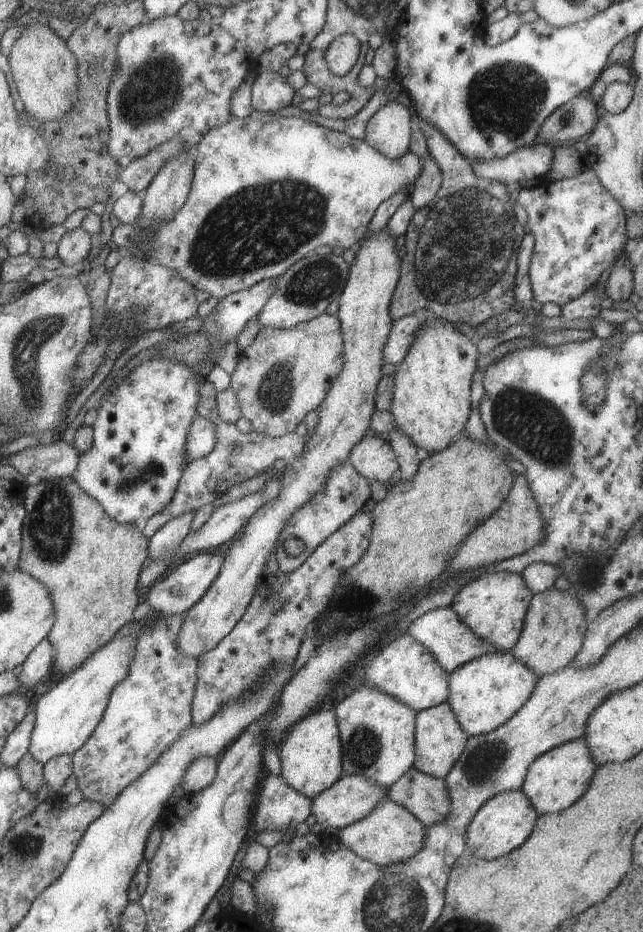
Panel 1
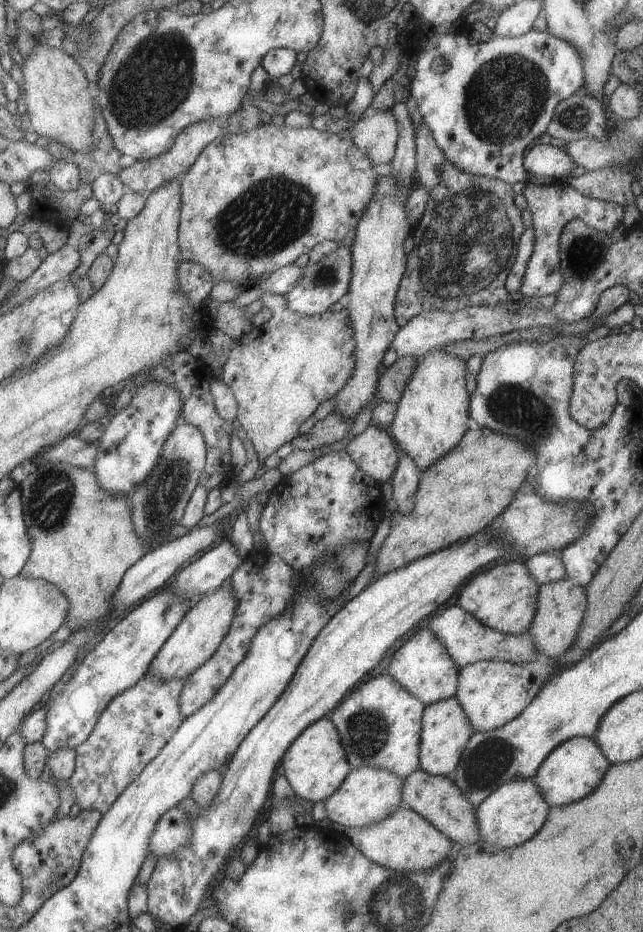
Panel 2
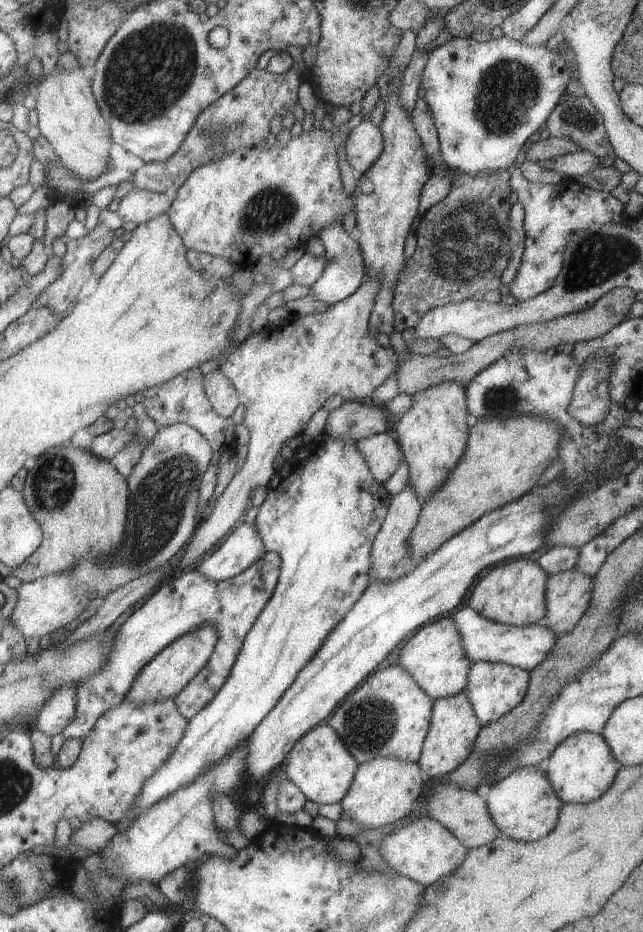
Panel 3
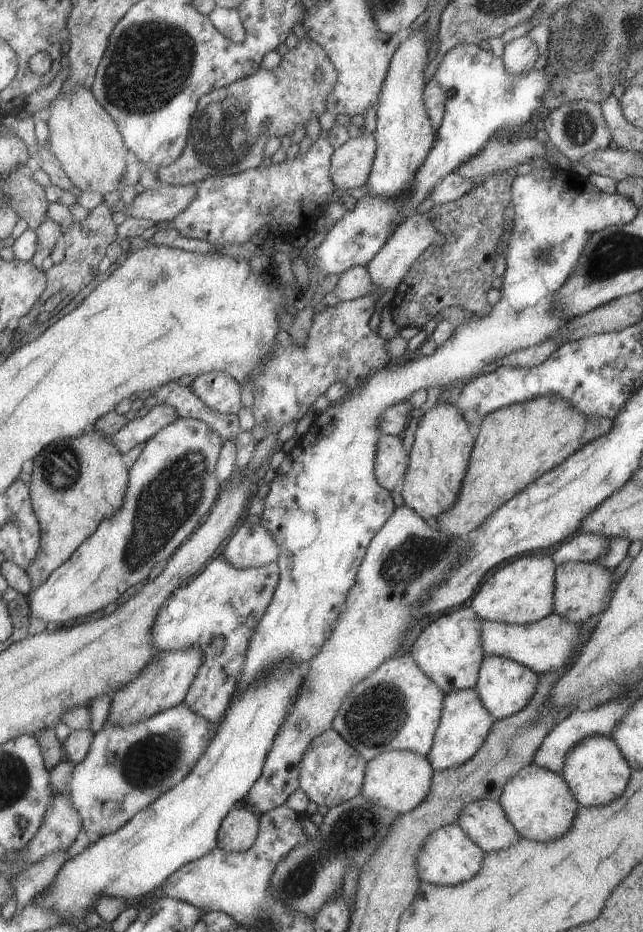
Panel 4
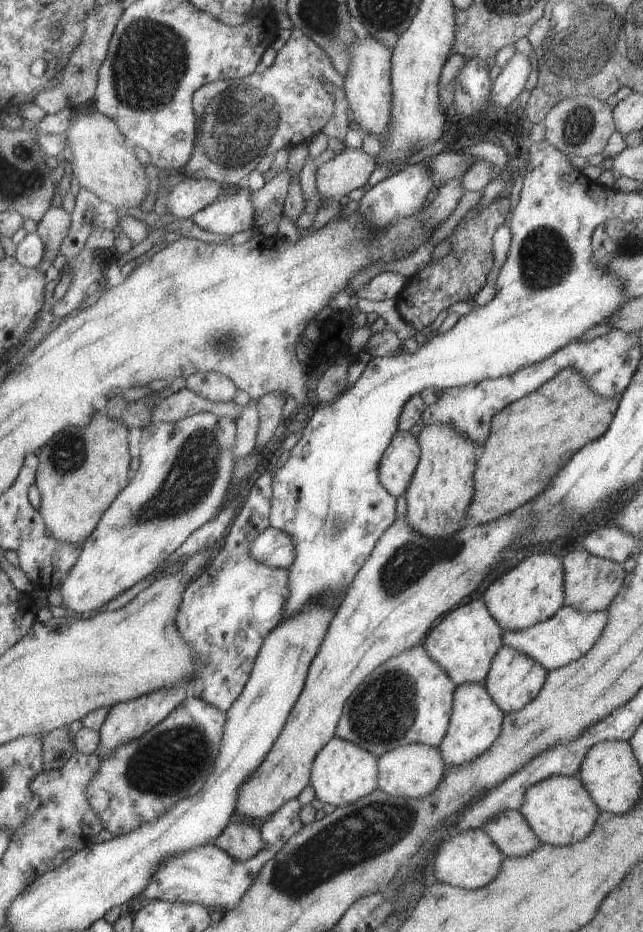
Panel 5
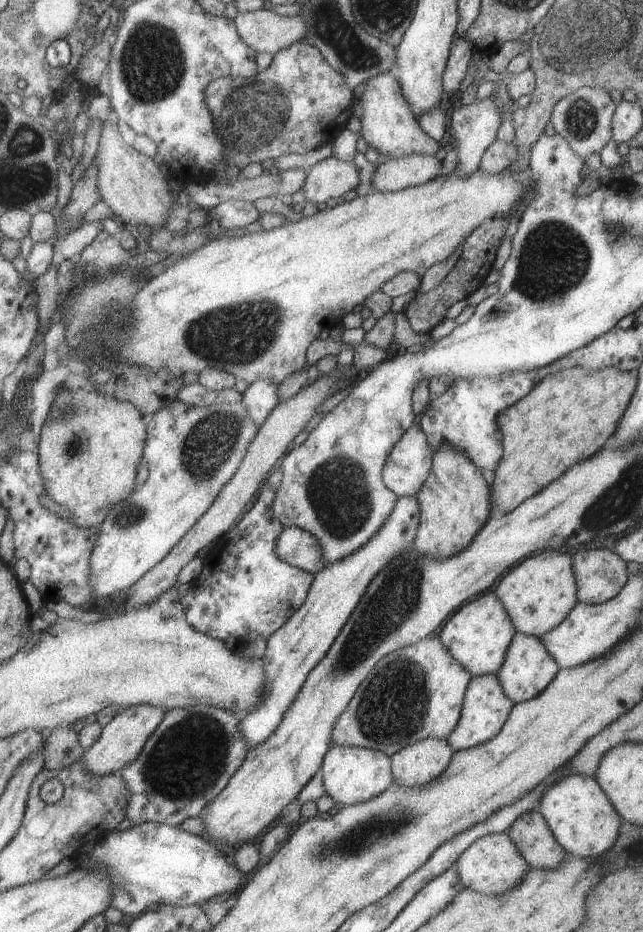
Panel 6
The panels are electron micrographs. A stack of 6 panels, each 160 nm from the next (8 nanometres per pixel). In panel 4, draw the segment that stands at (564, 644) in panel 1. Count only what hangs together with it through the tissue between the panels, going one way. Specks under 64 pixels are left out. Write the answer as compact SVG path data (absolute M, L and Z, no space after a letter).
M565 562L556 566L553 578L552 613L567 622L580 624L591 616L606 610L615 585L615 574L611 569L601 568L597 562Z

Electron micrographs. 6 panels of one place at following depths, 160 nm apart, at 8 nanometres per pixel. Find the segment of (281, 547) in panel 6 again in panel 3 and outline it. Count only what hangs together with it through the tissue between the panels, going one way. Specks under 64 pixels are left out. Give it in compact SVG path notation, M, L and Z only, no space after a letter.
M240 522L208 558L196 564L195 571L217 582L239 574L266 552L254 525Z

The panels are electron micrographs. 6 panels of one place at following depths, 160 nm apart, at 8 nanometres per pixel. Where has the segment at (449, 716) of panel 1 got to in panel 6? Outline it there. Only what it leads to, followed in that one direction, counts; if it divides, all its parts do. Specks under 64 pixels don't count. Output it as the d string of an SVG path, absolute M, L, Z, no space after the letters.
M494 674L473 675L464 692L461 716L451 734L446 738L453 752L477 746L493 738L493 735L501 730L513 705L514 702L510 701L508 696L505 696L499 679Z

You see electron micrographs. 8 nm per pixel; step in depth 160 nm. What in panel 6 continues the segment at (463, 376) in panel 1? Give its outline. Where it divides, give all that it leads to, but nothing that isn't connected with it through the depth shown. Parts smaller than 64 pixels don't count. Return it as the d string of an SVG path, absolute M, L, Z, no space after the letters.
M449 445L434 450L429 474L414 497L419 503L420 517L411 548L434 561L464 551L487 522L492 508L490 488L479 469L463 452Z

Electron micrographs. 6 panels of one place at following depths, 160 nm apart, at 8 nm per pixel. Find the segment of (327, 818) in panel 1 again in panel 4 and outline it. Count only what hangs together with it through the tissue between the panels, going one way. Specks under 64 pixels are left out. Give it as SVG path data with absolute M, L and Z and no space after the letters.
M409 750L385 752L366 762L360 795L373 806L401 815L416 808L428 796L432 773L426 756Z

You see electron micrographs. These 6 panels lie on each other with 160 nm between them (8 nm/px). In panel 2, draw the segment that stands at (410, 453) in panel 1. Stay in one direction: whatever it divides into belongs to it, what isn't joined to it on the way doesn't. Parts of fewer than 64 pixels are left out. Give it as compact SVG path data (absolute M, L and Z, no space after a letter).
M399 451L399 461L389 481L393 489L392 500L388 504L388 512L397 510L399 514L409 514L413 510L413 494L419 483L420 470L413 460Z

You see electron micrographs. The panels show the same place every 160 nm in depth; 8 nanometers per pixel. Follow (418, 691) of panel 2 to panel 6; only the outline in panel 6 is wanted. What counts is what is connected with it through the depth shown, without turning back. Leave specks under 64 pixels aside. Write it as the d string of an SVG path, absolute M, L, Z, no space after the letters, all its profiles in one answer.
M492 591L469 600L458 607L445 621L438 637L452 657L471 674L496 674L504 661L507 647L517 633L509 615L505 612L500 598Z

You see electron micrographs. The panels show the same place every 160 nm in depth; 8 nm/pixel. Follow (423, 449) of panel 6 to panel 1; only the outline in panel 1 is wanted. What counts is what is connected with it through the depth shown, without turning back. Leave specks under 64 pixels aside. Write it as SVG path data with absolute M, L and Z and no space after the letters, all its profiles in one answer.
M365 435L357 442L348 458L353 469L369 482L378 480L383 484L391 483L398 474L397 460L385 437Z

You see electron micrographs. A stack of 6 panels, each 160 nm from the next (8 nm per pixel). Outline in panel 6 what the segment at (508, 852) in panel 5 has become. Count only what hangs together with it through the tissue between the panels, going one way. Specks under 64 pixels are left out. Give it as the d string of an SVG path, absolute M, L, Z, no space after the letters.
M537 810L522 812L508 828L511 842L532 867L556 869L567 854L555 840L545 819Z

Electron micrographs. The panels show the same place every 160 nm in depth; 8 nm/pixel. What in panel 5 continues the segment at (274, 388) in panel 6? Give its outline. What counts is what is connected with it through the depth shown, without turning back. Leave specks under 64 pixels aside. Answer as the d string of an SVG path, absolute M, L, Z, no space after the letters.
M249 399L248 403L238 412L234 421L237 427L233 449L235 462L238 458L249 454L249 451L256 446L256 434L260 421L257 400Z

